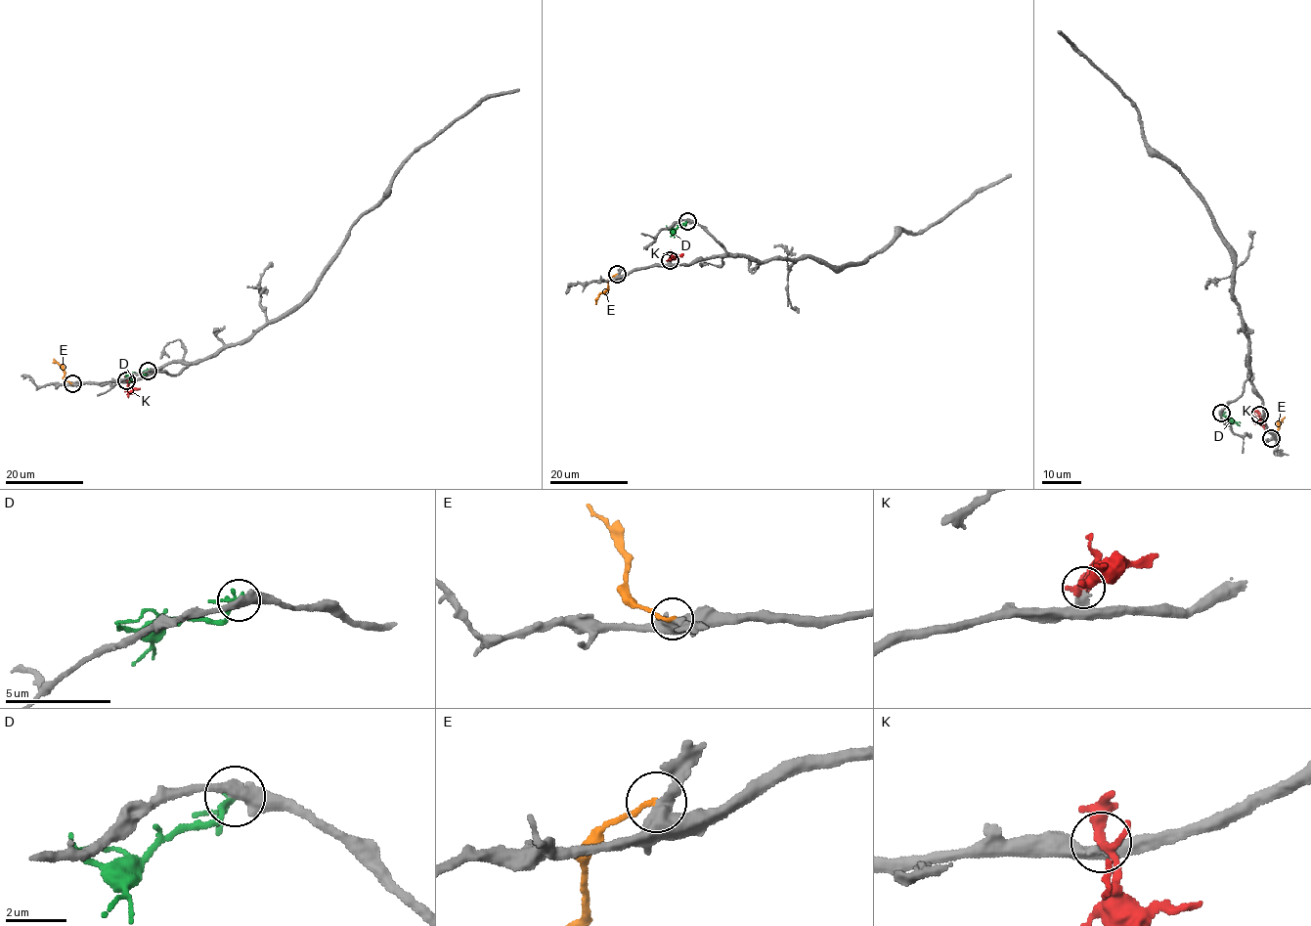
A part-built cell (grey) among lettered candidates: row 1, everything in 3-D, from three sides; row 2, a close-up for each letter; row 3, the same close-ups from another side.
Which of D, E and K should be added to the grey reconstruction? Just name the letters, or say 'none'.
none

